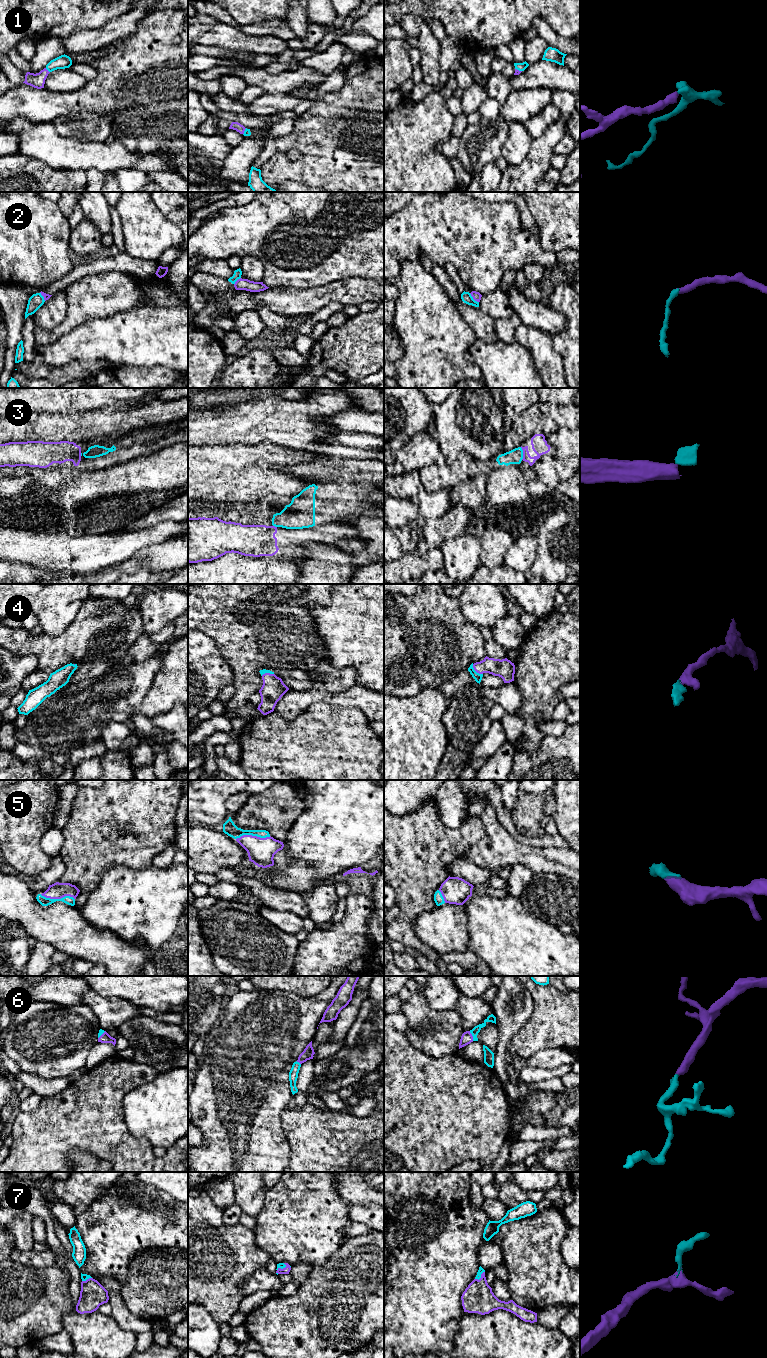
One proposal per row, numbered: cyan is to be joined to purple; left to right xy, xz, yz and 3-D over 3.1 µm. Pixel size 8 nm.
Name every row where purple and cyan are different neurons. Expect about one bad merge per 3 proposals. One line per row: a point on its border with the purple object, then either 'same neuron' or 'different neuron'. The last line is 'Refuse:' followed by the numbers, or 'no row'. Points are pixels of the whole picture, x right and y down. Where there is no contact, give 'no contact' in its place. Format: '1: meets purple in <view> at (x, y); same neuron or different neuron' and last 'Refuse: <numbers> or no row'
1: meets purple in xy at (47, 70); same neuron
2: meets purple in yz at (473, 298); same neuron
3: meets purple in yz at (523, 453); different neuron
4: meets purple in yz at (476, 671); same neuron
5: meets purple in xy at (57, 898); same neuron
6: meets purple in yz at (472, 1036); same neuron
7: meets purple in yz at (481, 1277); same neuron
Refuse: 3

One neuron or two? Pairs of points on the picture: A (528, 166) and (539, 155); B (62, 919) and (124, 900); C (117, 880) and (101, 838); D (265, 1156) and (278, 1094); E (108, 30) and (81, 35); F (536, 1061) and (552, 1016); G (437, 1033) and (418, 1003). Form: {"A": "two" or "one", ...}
{"A": "one", "B": "two", "C": "two", "D": "one", "E": "one", "F": "two", "G": "one"}

